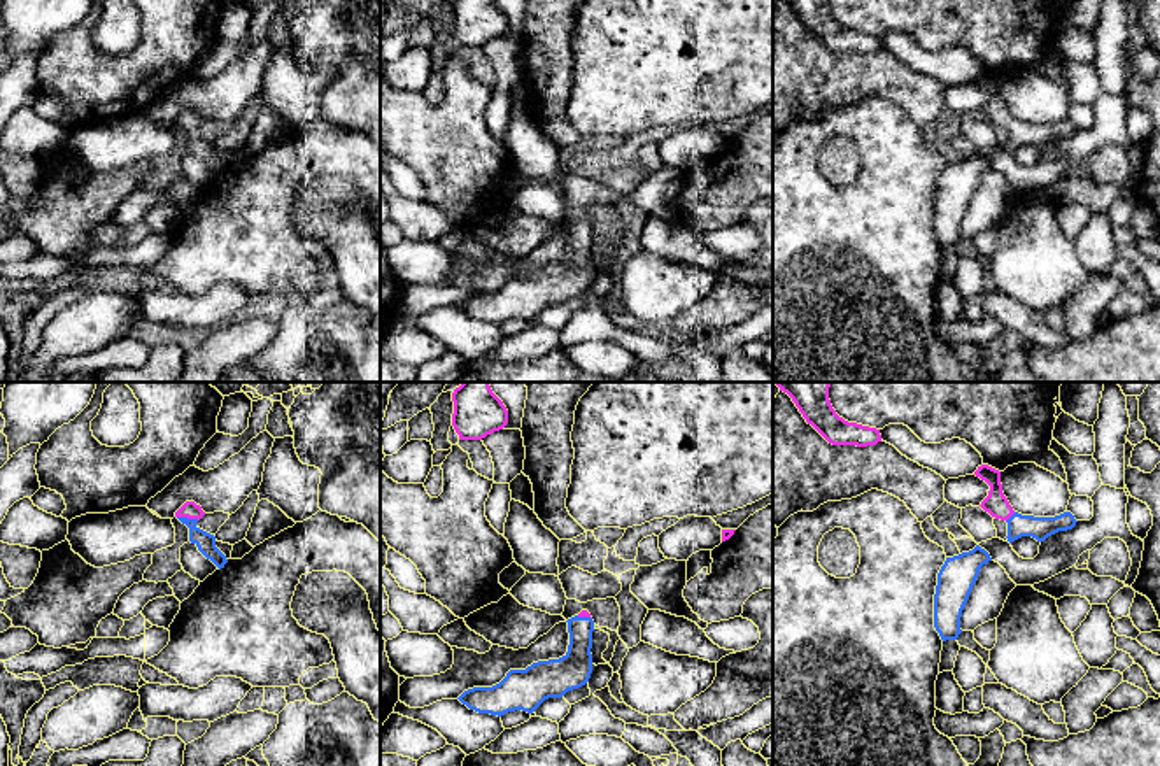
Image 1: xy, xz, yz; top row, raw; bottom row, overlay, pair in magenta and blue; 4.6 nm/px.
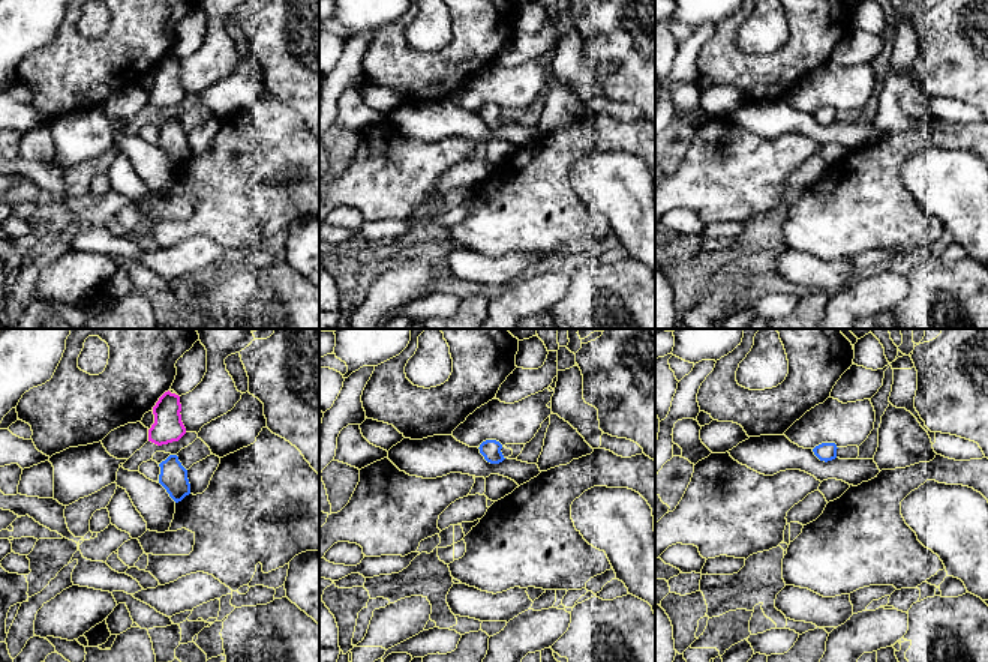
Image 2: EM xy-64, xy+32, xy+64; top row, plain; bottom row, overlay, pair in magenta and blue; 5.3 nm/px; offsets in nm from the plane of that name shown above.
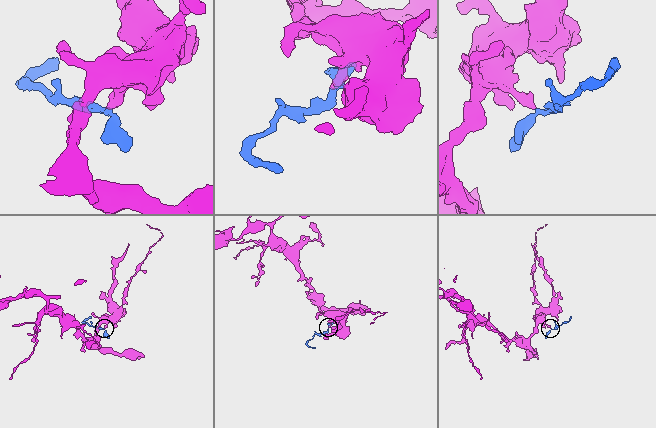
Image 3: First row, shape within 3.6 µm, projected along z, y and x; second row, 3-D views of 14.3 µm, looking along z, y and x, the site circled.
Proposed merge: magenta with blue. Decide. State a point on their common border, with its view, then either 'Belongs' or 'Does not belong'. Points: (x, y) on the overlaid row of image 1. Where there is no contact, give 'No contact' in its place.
Touches magenta at xy (188, 517). Belongs

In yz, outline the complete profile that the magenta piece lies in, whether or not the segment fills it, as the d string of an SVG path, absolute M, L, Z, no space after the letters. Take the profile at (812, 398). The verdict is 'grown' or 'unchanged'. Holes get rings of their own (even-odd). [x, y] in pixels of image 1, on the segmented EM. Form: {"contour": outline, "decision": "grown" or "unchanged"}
{"contour": "M776 382L776 386L829 443L867 447L881 442L880 429L848 422L836 414L829 400L831 382Z", "decision": "unchanged"}

